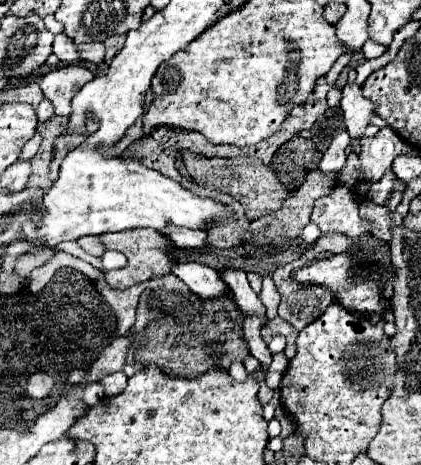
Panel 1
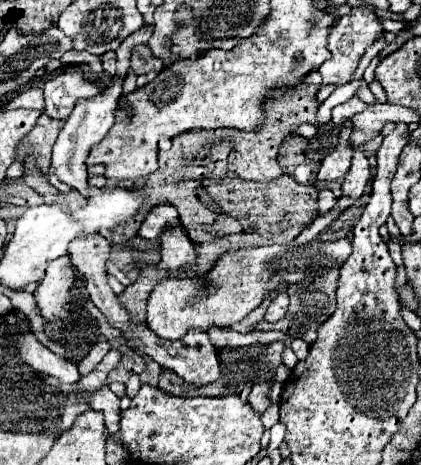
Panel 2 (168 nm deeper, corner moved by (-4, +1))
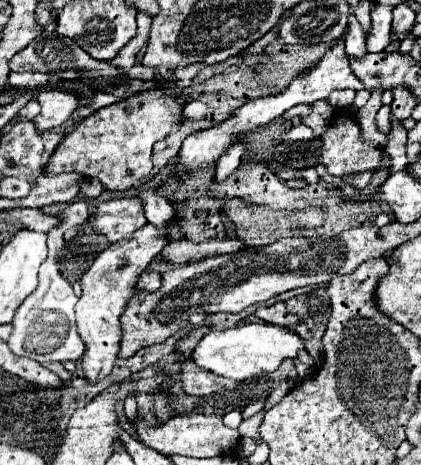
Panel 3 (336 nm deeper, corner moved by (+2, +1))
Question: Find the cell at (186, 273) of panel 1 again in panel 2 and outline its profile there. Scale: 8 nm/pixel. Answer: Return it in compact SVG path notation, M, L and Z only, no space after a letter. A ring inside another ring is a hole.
M174 227L162 233L158 241L162 245L162 259L158 263L160 271L178 271L182 267L192 267L196 263L198 253L182 227Z

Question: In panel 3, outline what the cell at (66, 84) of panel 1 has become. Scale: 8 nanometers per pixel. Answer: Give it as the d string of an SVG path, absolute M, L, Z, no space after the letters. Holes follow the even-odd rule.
M42 91L38 95L38 101L42 105L42 111L34 119L34 127L38 135L54 127L60 127L78 107L78 97L64 91Z

